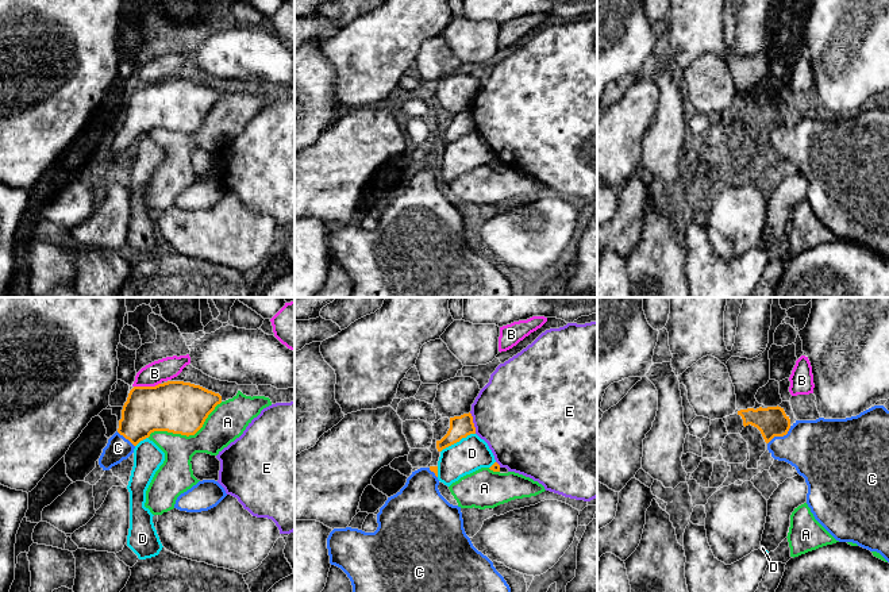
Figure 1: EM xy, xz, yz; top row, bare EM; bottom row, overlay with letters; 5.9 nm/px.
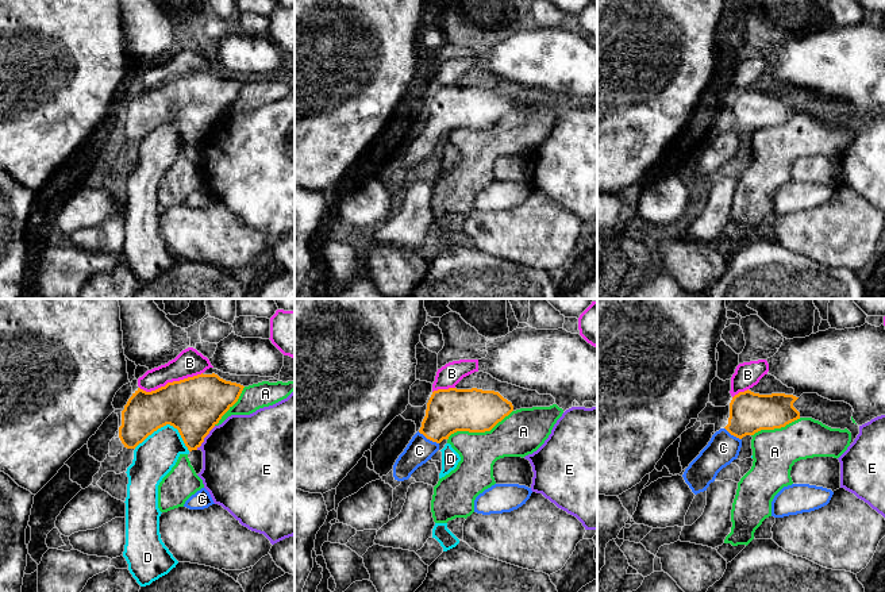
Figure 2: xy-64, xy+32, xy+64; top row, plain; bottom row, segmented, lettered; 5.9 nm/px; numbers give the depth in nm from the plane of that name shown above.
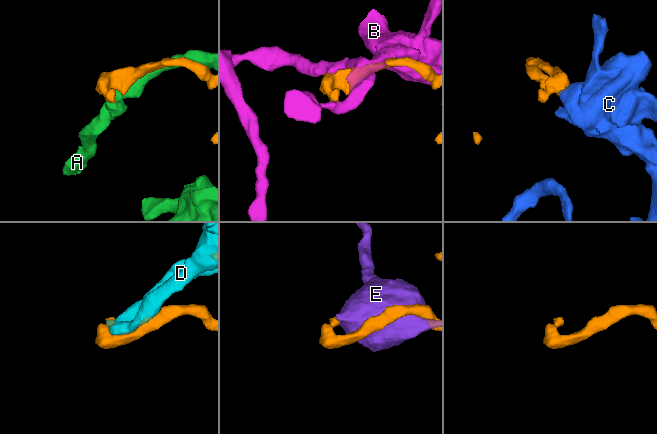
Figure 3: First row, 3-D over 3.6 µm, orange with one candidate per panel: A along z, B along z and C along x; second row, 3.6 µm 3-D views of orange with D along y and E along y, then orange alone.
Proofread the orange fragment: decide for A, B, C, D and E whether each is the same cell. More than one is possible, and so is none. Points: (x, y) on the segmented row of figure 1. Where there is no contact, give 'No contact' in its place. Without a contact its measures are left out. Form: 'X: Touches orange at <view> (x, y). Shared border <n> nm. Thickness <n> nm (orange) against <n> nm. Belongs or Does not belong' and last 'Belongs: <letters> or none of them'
A: Touches orange at xy (187, 435). Shared border 500 nm. Thickness 320 nm (orange) against 220 nm. Does not belong
B: Touches orange at xy (146, 387). Shared border 160 nm. Thickness 320 nm (orange) against 140 nm. Does not belong
C: Touches orange at yz (780, 435). Shared border 180 nm. Thickness 180 nm (orange) against 360 nm. Belongs
D: Touches orange at xz (457, 441). Shared border 240 nm. Thickness 130 nm (orange) against 200 nm. Does not belong
E: Touches orange at xz (473, 423). Shared border 130 nm. Thickness 130 nm (orange) against 480 nm. Does not belong
Belongs: C

